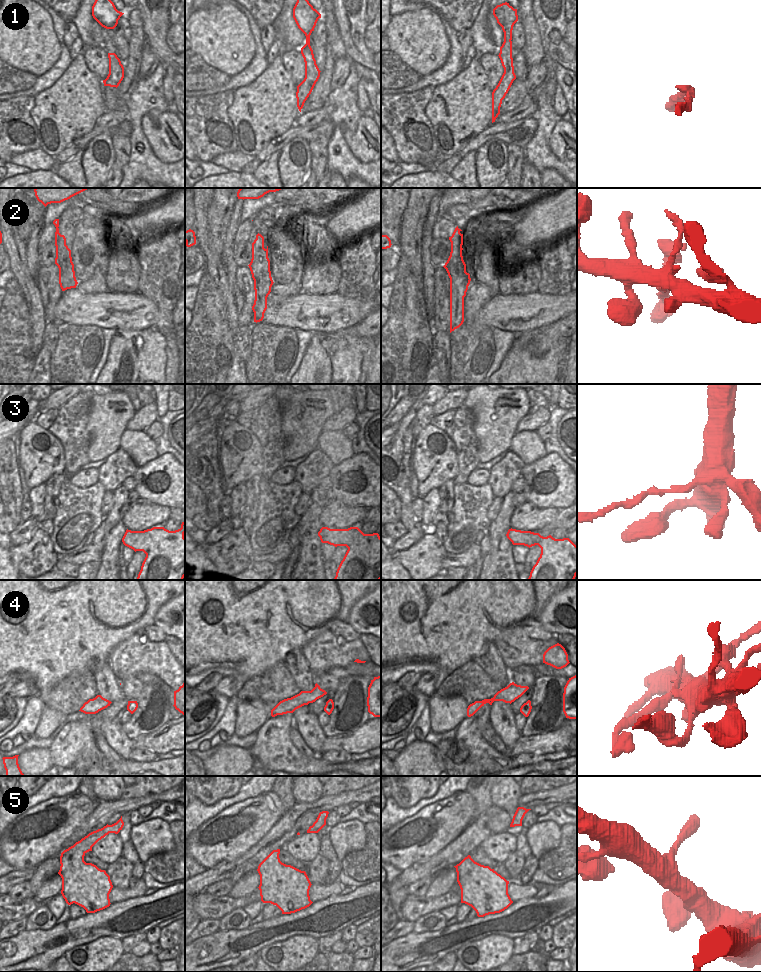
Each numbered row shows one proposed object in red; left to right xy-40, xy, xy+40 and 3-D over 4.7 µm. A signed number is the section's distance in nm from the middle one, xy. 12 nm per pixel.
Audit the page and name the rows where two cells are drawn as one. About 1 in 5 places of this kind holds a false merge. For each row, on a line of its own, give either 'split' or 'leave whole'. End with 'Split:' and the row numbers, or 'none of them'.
1: leave whole
2: split
3: split
4: leave whole
5: leave whole
Split: 2, 3

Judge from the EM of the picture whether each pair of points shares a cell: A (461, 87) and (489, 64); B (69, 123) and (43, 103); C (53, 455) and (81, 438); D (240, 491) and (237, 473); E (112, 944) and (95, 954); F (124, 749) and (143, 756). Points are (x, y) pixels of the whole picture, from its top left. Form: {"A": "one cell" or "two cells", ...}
{"A": "two cells", "B": "one cell", "C": "two cells", "D": "two cells", "E": "one cell", "F": "two cells"}

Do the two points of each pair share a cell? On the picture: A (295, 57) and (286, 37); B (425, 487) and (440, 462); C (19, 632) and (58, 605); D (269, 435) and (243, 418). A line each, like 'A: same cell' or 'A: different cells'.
A: different cells
B: same cell
C: same cell
D: different cells

